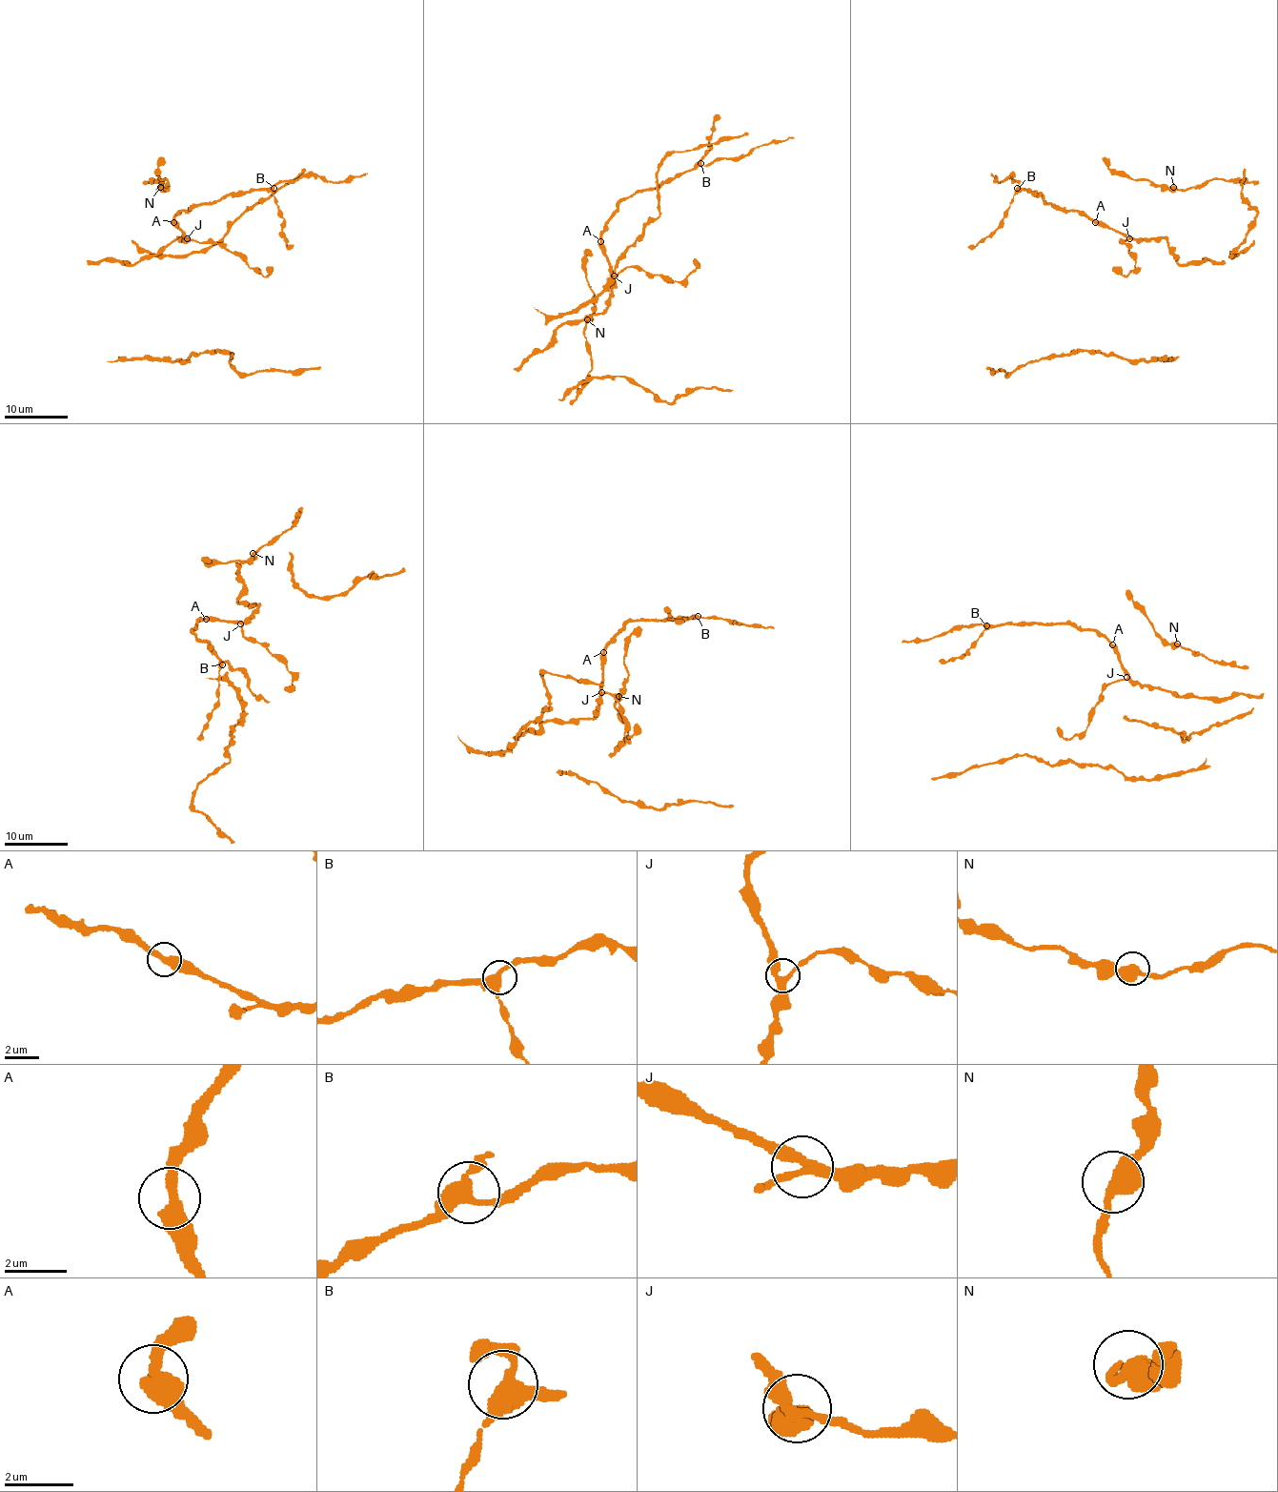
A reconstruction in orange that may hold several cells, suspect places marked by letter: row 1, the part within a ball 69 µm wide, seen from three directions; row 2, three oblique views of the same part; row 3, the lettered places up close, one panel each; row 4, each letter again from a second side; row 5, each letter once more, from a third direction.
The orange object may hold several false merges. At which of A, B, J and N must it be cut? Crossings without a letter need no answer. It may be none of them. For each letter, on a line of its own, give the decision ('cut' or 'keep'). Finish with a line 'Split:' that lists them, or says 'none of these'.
A: keep
B: keep
J: keep
N: keep
Split: none of these

